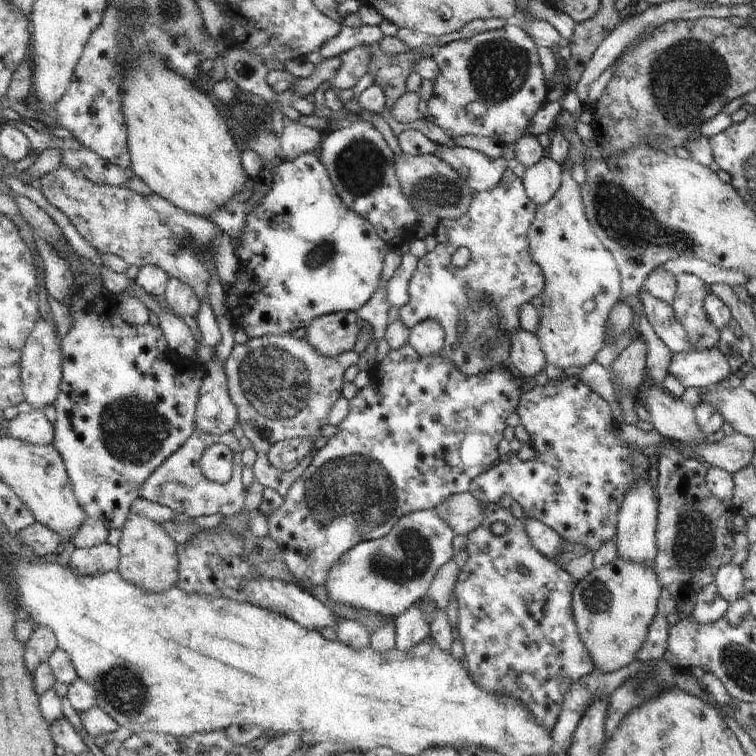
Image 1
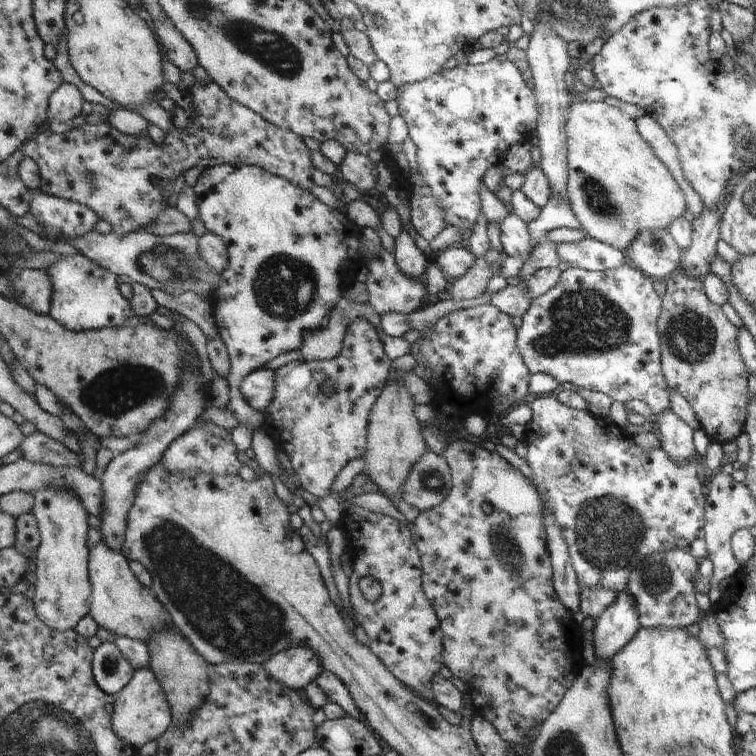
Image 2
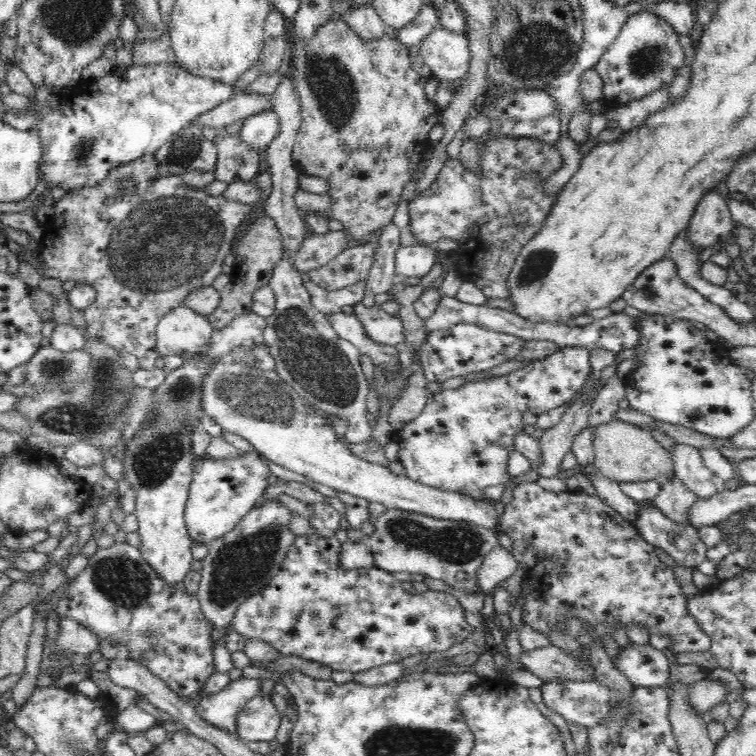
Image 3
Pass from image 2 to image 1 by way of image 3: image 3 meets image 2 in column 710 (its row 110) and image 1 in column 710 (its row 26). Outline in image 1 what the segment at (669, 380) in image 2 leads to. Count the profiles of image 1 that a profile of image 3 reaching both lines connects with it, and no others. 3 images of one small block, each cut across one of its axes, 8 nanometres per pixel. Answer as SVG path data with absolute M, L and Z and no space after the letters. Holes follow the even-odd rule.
M687 273L674 276L676 289L669 306L677 322L686 332L693 351L708 351L718 348L718 330L704 311L704 296L708 288L697 276Z

